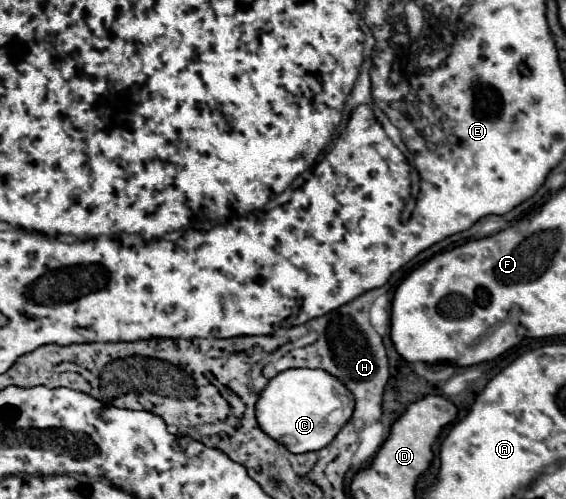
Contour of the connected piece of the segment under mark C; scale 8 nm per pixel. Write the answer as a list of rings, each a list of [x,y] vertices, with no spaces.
[[[287,369],[273,377],[257,401],[259,427],[291,453],[319,451],[329,445],[355,411],[355,397],[341,379],[323,369]]]

